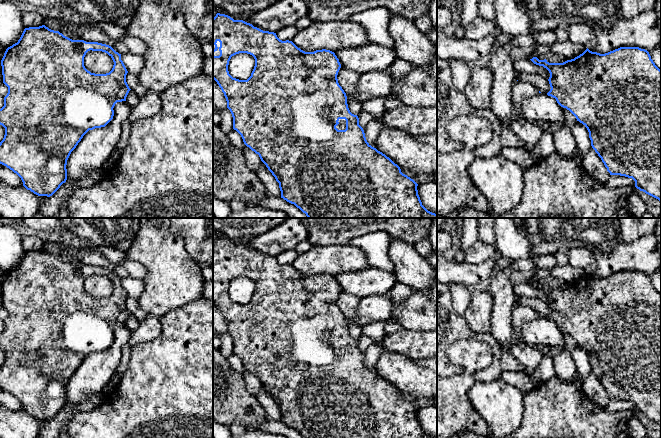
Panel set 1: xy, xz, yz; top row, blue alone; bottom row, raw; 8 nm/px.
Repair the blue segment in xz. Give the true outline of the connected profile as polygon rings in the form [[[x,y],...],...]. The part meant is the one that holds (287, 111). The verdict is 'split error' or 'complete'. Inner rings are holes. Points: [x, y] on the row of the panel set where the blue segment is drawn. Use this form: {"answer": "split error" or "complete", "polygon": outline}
{"answer": "split error", "polygon": [[[217,13],[213,18],[213,79],[217,82],[227,101],[227,108],[233,117],[233,129],[242,137],[244,144],[259,155],[261,161],[279,183],[281,198],[294,204],[308,218],[437,218],[437,214],[428,211],[418,195],[418,184],[401,172],[400,167],[389,157],[366,140],[363,128],[359,125],[359,118],[350,112],[347,96],[338,83],[337,75],[341,68],[339,59],[334,52],[326,49],[314,52],[305,52],[298,48],[292,41],[280,40],[276,33],[263,31],[243,20],[234,20],[228,15]],[[247,53],[254,57],[255,66],[247,80],[233,78],[228,71],[229,61],[232,56]]]}

